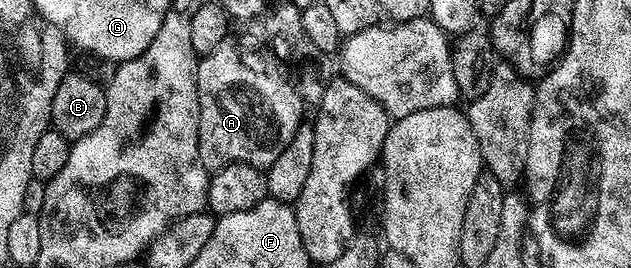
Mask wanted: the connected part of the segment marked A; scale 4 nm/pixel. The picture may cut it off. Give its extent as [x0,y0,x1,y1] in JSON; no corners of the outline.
[198,34,302,170]

